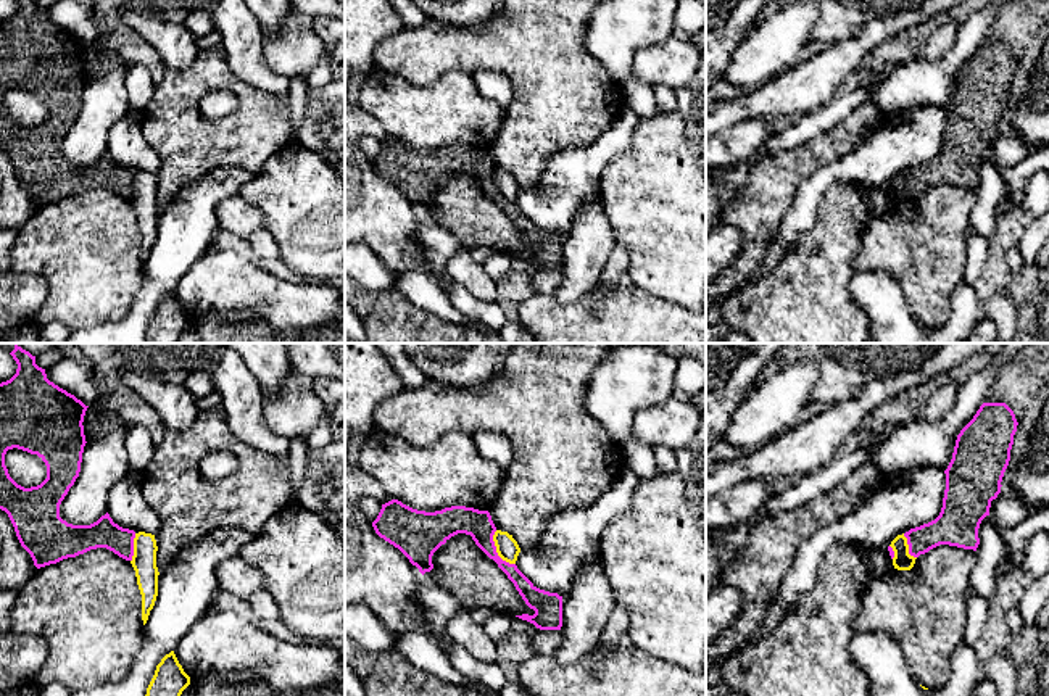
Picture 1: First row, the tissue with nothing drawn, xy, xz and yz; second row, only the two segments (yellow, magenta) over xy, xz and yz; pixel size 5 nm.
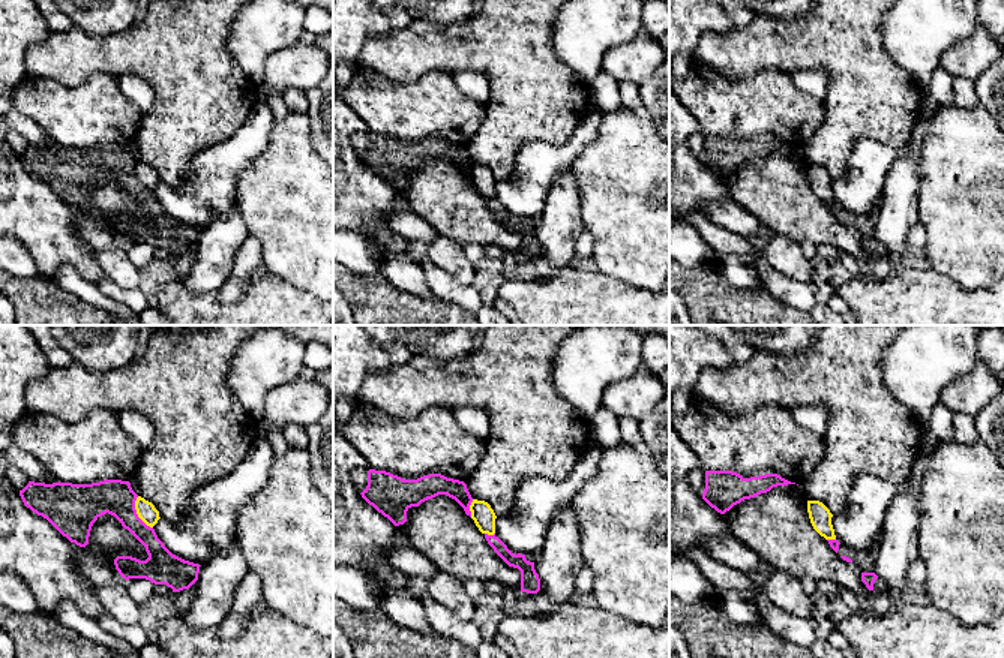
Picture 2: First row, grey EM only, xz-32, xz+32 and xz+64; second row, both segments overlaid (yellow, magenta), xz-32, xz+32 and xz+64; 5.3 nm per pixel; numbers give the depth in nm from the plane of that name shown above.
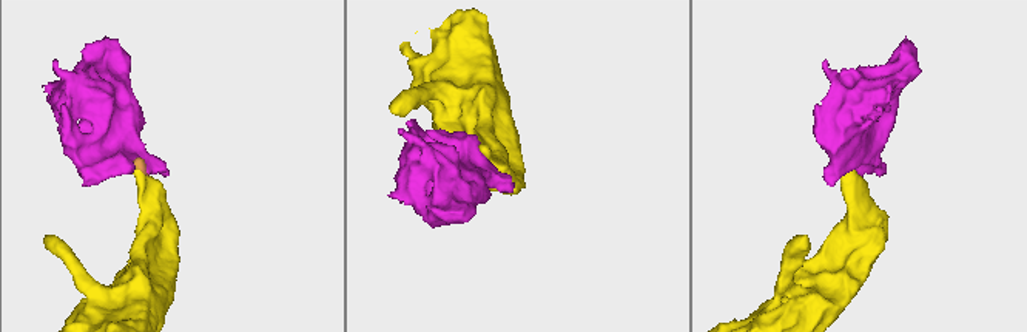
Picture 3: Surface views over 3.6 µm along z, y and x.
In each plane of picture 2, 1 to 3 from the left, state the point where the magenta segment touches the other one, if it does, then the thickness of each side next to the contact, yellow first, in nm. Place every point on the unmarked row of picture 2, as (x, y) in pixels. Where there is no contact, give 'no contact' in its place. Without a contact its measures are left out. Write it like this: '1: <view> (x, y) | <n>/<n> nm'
1: xz-32 (137, 177) | 100/190 nm
2: xz+32 (470, 173) | 120/130 nm
3: xz+64 (832, 203) | 120/50 nm

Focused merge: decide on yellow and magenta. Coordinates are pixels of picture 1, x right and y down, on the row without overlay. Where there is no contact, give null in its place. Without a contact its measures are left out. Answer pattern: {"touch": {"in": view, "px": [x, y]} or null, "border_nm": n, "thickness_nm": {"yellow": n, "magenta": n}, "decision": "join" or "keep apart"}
{"touch": {"in": "xz", "px": [497, 190]}, "border_nm": 200, "thickness_nm": {"yellow": 110, "magenta": 140}, "decision": "keep apart"}

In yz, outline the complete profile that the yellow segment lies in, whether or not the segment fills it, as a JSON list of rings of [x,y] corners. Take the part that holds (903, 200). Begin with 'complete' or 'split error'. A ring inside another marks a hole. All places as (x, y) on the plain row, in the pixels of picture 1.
complete; [[[898,174],[891,184],[889,184],[894,190],[894,197],[893,197],[893,205],[898,209],[910,209],[915,203],[914,195],[909,193],[909,184],[907,184],[907,177],[902,174]]]

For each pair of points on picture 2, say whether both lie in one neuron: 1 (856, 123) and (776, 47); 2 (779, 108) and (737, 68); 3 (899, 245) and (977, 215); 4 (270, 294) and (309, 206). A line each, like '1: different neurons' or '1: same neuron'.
1: same neuron
2: different neurons
3: different neurons
4: different neurons

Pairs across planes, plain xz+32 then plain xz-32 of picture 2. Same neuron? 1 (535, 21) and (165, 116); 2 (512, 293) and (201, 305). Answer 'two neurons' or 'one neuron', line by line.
1: one neuron
2: one neuron

